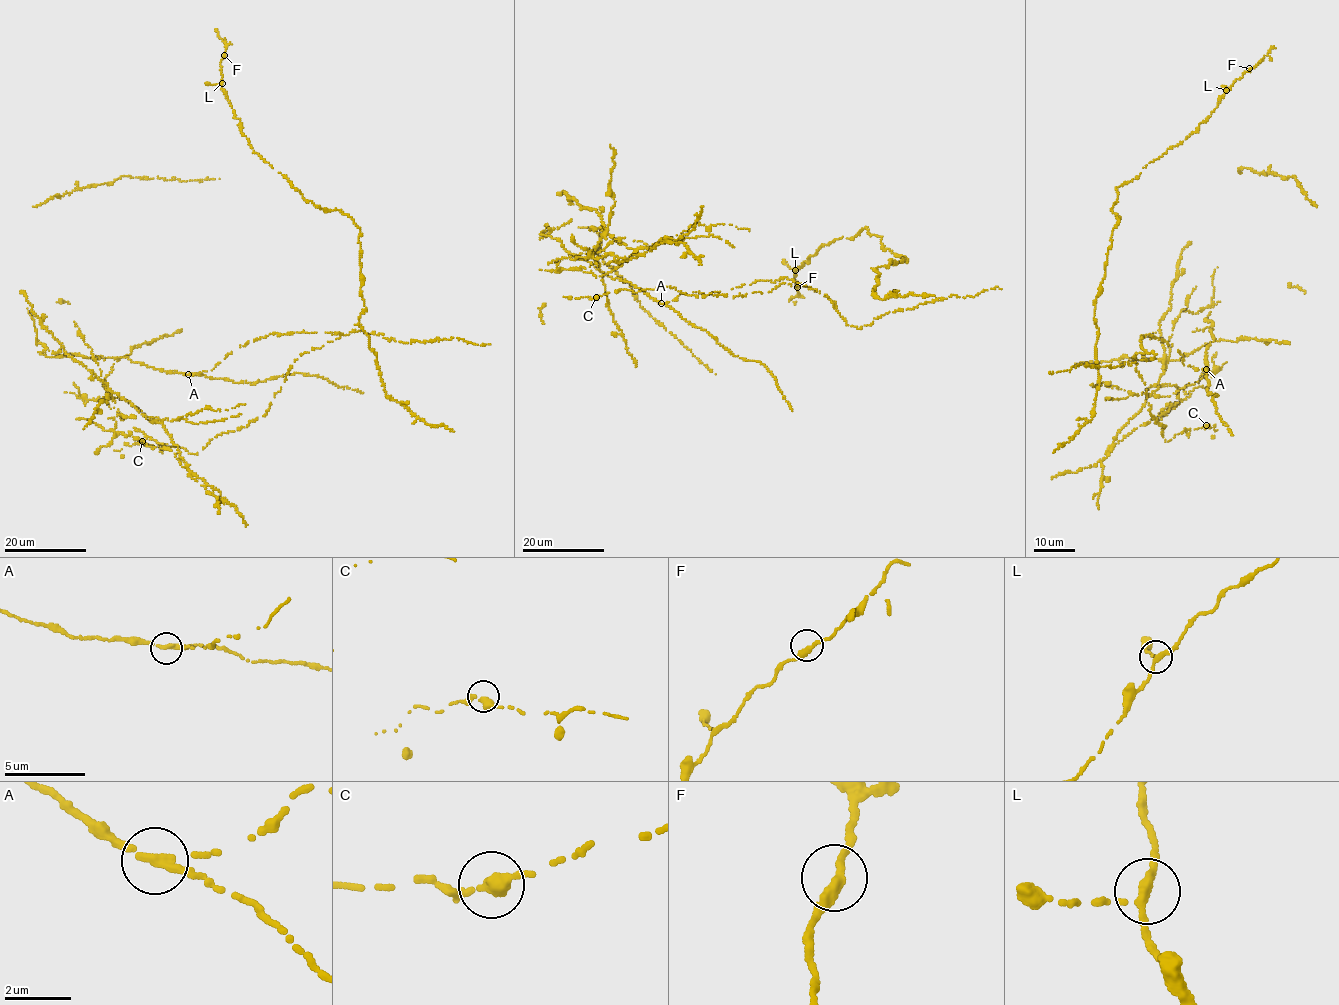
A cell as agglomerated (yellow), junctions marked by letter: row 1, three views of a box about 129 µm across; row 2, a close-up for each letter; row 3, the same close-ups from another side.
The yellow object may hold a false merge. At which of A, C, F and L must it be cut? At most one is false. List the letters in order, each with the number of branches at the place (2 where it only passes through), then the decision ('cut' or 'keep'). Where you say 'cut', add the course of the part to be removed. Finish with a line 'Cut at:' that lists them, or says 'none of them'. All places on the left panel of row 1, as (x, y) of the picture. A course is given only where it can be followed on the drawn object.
A: 2 | cut
C: 2 | keep
F: 2 | keep
L: 2 | keep
Cut at: A

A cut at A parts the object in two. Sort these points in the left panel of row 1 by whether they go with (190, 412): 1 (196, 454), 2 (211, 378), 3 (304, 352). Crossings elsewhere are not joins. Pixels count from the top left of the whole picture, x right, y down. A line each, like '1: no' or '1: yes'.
1: no
2: yes
3: no

